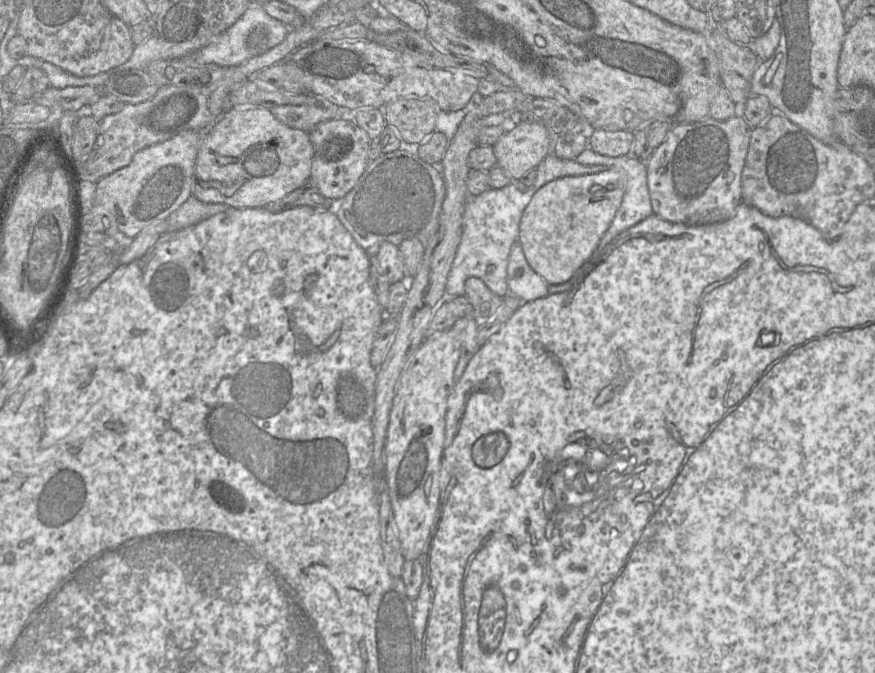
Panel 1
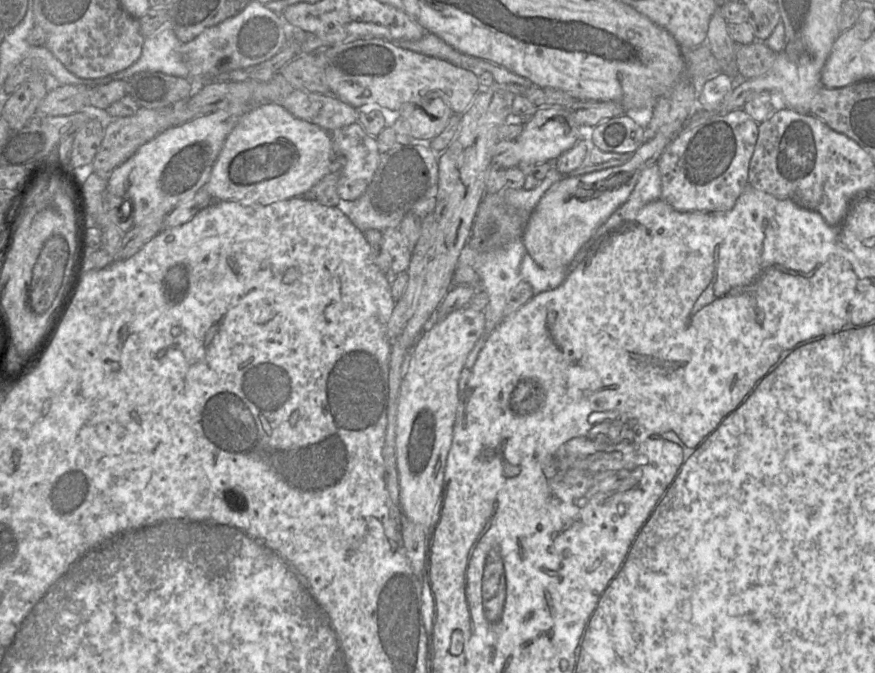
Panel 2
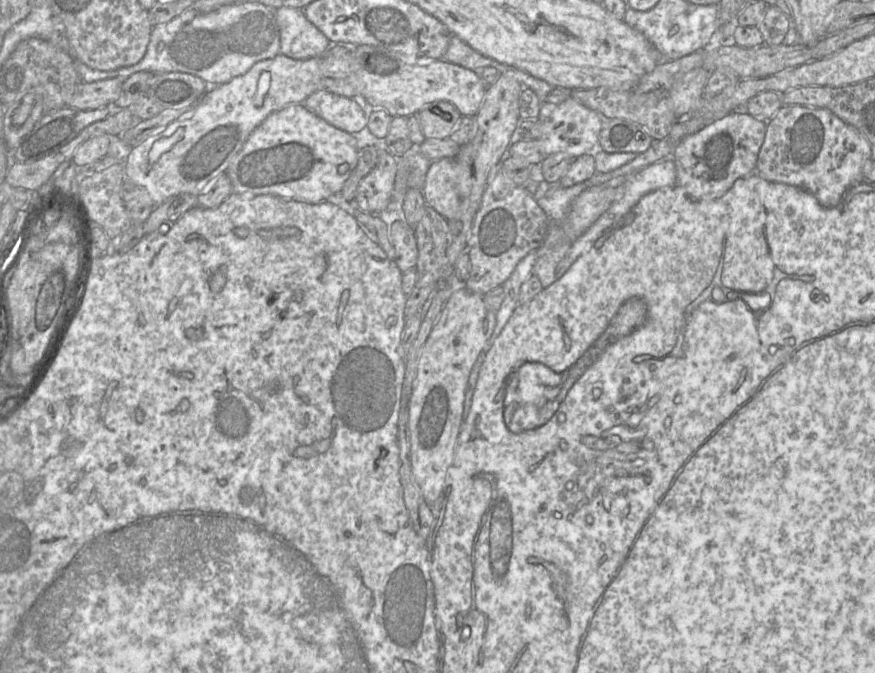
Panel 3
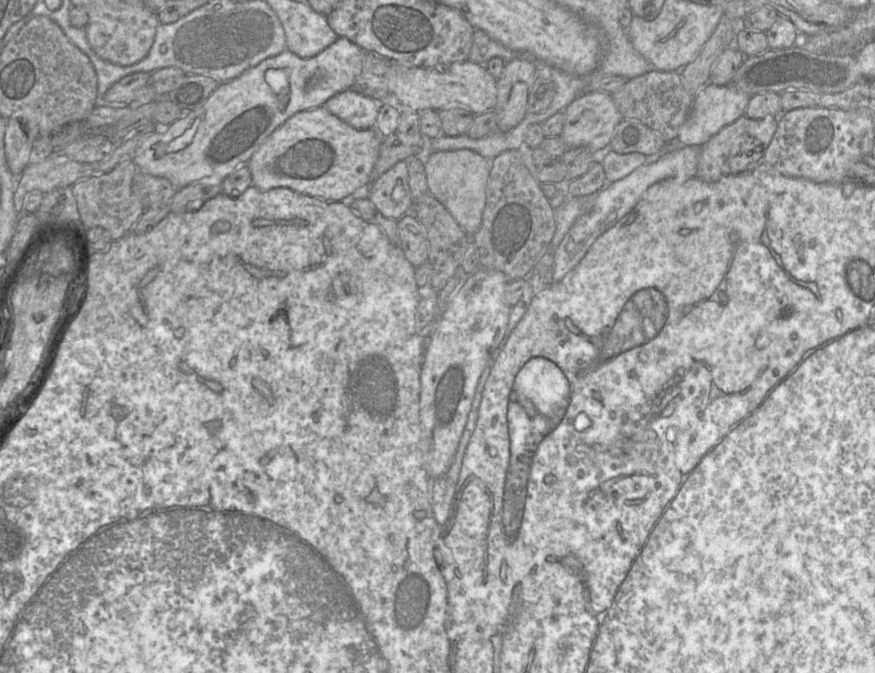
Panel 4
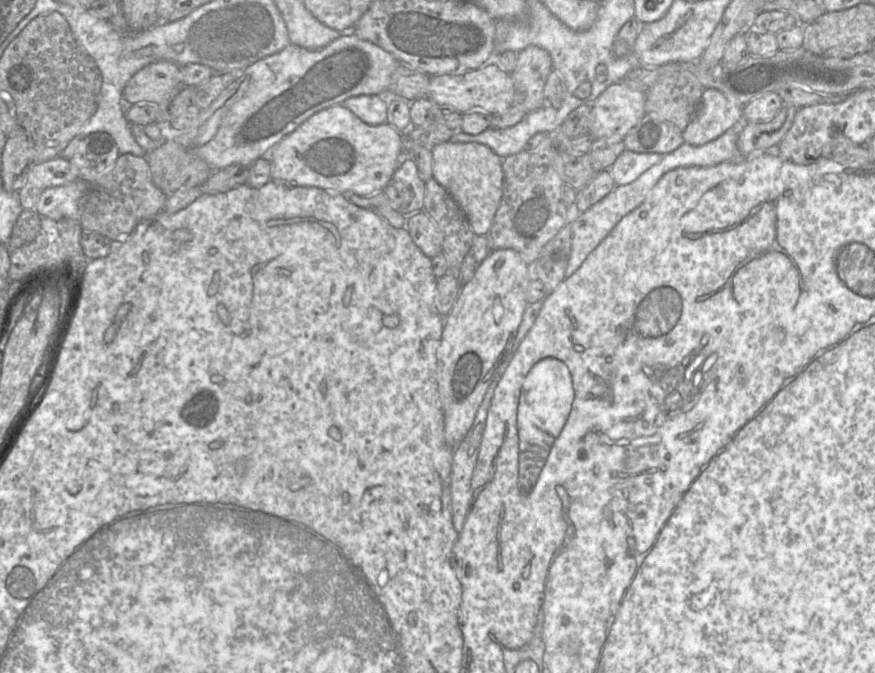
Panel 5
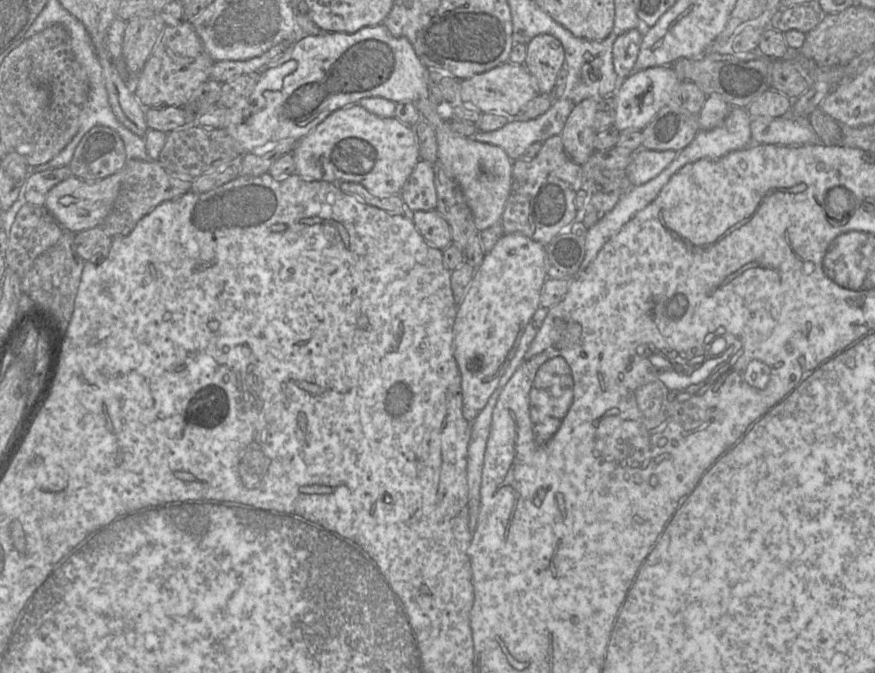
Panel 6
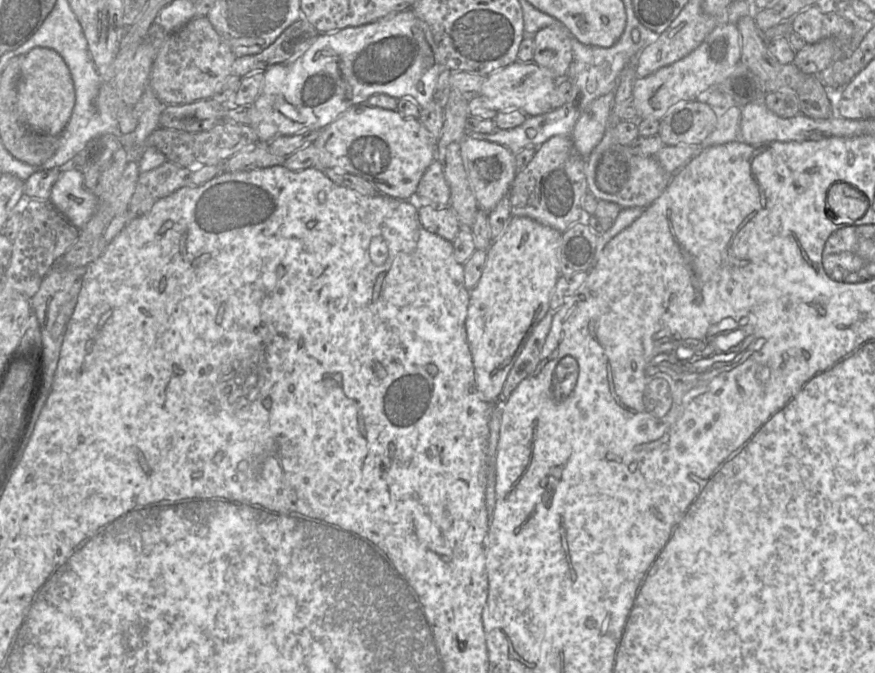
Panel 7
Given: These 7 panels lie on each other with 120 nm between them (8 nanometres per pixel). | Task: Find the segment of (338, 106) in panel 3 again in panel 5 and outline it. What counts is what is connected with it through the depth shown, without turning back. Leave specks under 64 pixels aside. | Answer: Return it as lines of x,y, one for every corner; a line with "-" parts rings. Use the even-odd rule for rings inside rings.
385,94
358,95
341,103
360,120
369,125
381,125
387,122
388,101

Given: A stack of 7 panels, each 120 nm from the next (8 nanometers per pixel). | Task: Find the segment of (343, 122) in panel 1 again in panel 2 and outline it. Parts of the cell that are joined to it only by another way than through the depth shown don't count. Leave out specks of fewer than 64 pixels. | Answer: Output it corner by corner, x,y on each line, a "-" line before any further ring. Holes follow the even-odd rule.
357,122
343,128
335,129
330,133
335,158
344,158
341,176
336,186
337,193
344,201
355,201
367,189
380,161
376,137
367,134
364,128

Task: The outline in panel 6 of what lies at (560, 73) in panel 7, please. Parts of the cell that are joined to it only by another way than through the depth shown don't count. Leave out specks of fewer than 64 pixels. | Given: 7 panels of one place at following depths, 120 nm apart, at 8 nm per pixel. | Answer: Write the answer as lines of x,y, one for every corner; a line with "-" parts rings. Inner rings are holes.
550,34
535,36
527,44
524,66
532,75
539,94
550,94
565,64
561,42

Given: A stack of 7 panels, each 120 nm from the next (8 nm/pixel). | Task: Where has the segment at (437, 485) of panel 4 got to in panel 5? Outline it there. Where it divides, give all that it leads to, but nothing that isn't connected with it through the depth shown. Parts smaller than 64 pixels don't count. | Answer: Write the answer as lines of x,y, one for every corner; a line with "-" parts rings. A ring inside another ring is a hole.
496,376
488,386
474,422
460,444
454,448
451,471
452,513
455,529
462,530
471,501
471,481
486,427
491,399
499,381

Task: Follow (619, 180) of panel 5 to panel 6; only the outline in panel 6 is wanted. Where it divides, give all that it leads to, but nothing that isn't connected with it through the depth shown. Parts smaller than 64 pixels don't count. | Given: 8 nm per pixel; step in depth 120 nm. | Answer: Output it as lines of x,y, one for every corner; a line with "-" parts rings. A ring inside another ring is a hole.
641,148
633,152
632,160
624,169
632,185
640,185
660,174
677,156
673,150
655,151

